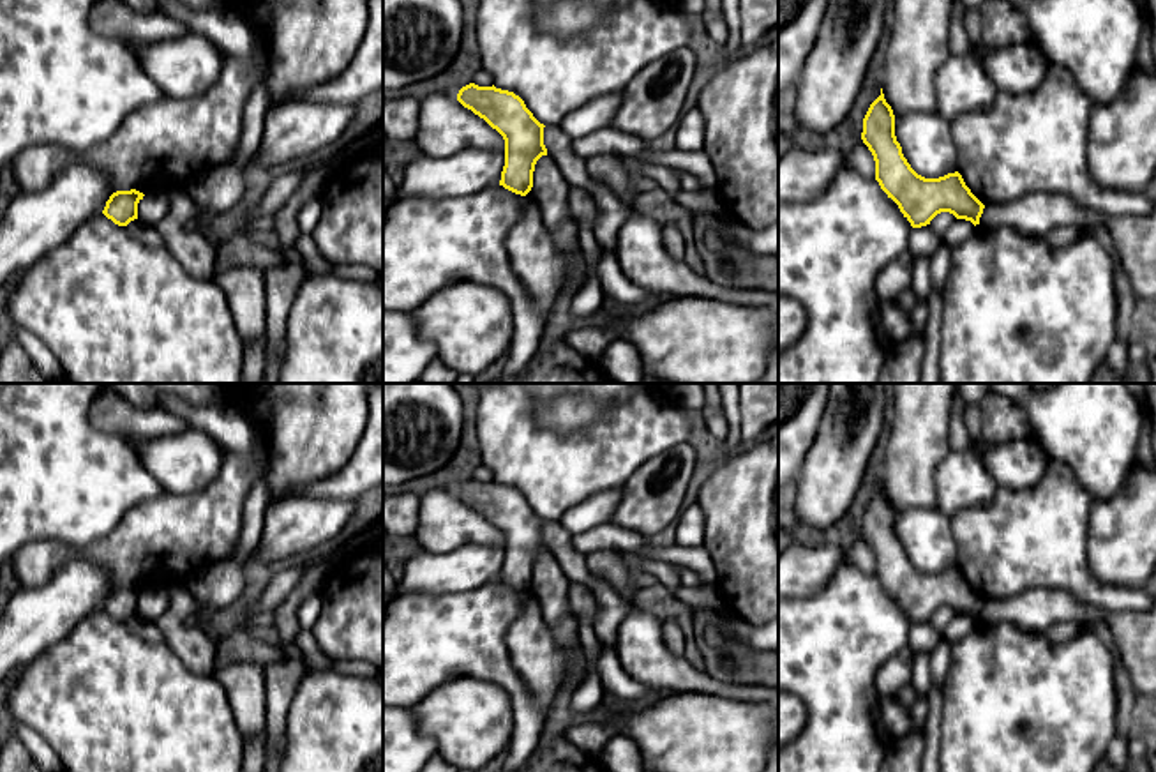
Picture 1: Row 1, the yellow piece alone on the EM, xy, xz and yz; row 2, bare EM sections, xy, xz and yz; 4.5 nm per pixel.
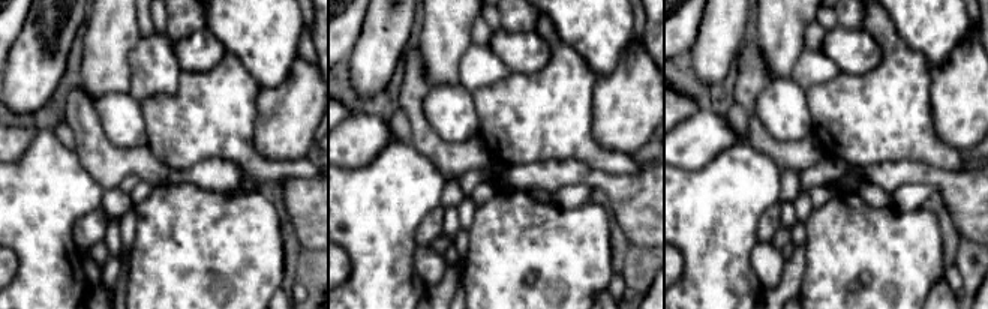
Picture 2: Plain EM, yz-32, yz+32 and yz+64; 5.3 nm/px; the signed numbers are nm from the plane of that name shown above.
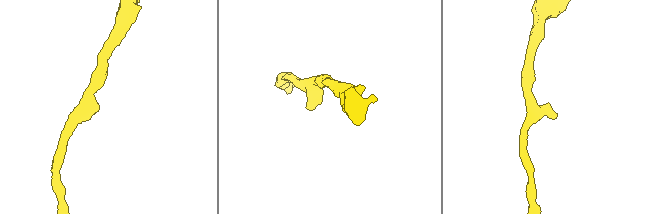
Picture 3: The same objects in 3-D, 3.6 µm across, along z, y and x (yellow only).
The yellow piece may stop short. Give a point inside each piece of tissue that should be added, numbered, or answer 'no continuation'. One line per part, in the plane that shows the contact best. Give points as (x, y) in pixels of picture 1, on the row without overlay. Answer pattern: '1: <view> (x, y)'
no continuation

